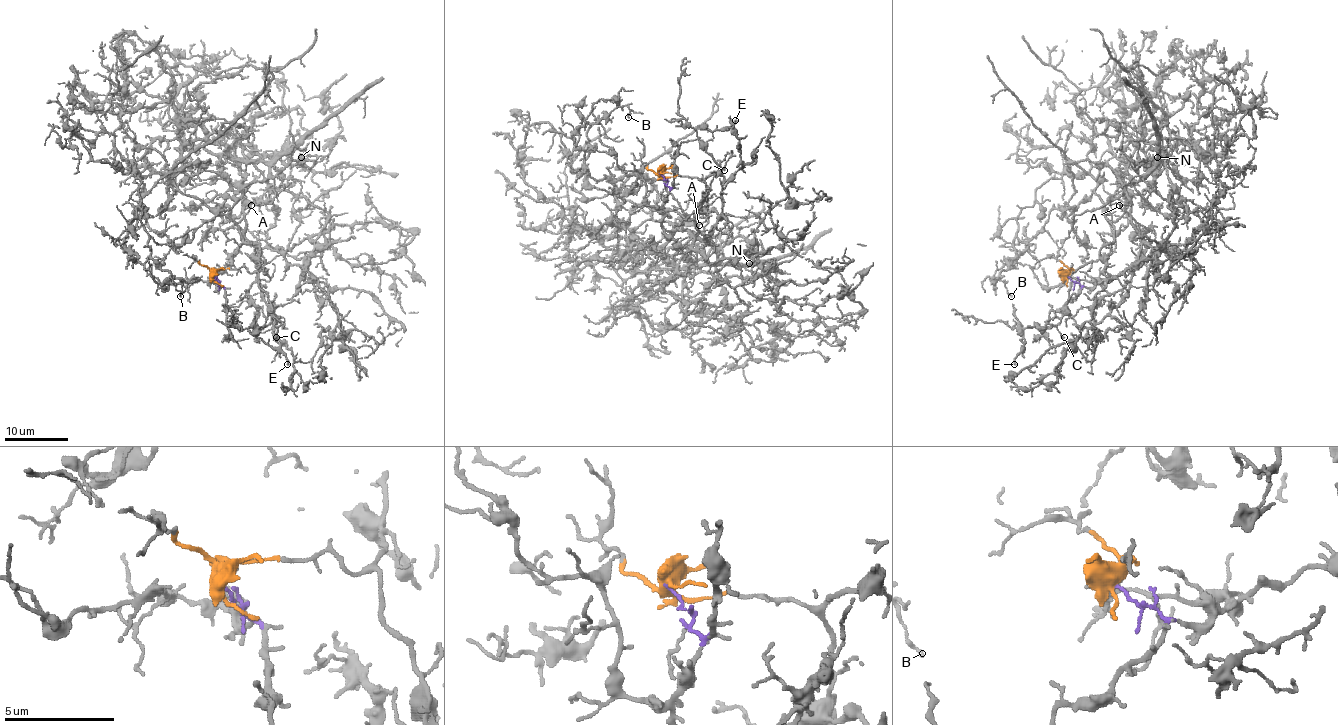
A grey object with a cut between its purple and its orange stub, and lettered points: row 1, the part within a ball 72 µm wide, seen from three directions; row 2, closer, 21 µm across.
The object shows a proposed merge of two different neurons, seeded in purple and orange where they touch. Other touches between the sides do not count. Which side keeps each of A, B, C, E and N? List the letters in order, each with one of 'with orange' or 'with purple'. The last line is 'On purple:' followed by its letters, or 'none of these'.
A: with purple
B: with orange
C: with orange
E: with orange
N: with purple
On purple: A, N

